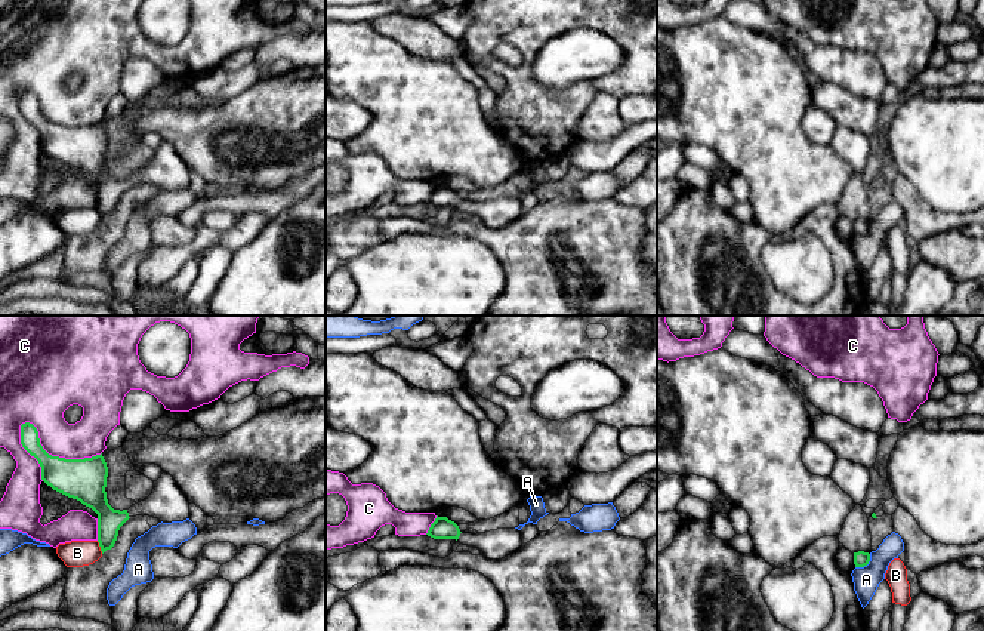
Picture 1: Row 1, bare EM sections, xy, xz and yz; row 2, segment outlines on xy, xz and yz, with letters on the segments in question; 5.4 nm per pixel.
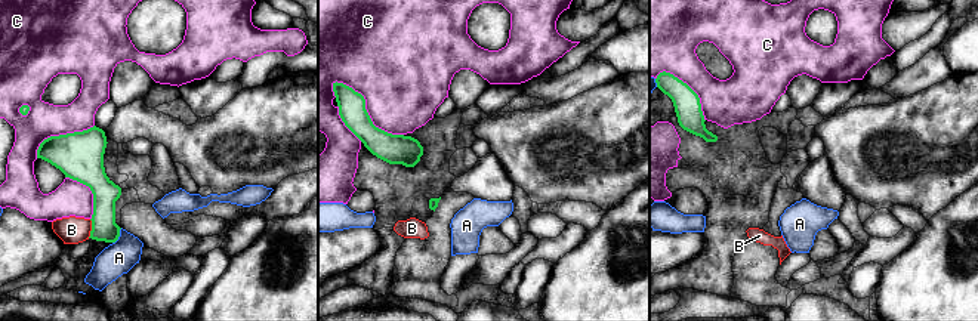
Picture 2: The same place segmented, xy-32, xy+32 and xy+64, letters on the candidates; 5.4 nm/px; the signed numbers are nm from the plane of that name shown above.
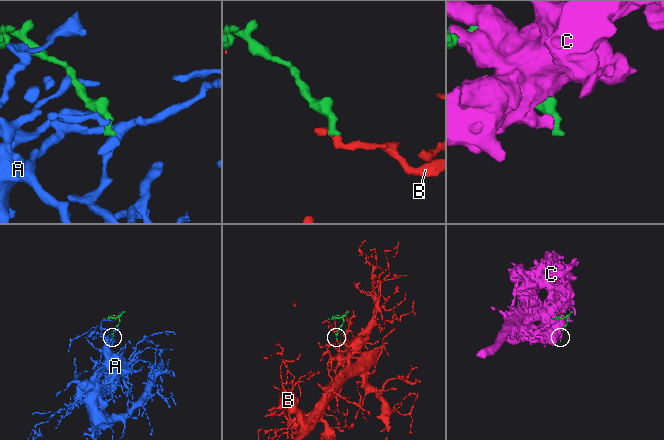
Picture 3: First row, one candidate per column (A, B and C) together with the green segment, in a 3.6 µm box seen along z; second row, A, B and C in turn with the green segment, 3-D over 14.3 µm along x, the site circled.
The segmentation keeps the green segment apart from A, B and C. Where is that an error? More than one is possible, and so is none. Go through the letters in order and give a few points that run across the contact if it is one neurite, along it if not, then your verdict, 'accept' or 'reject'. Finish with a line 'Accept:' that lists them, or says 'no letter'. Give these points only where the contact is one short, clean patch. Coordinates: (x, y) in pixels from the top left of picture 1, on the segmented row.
A: reject
B: line xy (96, 541), (102, 553); reject
C: reject
Accept: no letter

